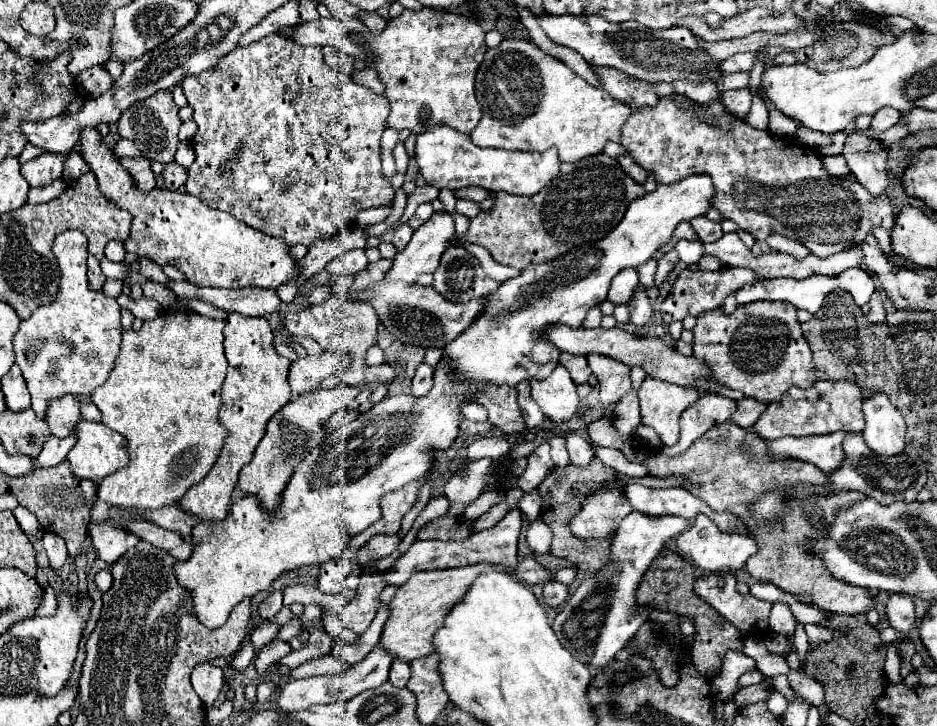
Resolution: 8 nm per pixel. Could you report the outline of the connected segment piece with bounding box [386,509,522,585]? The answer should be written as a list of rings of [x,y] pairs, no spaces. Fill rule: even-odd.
[[[512,509],[506,513],[506,517],[492,529],[472,533],[468,539],[462,543],[454,541],[420,541],[416,539],[410,549],[386,571],[386,583],[388,585],[402,585],[410,579],[410,575],[418,571],[430,571],[430,569],[450,569],[450,567],[466,567],[474,563],[502,563],[508,567],[516,565],[516,547],[518,547],[518,535],[522,529],[522,511]]]

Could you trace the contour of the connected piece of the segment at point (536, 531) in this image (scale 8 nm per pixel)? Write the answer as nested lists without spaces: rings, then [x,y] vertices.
[[[536,519],[528,525],[526,531],[526,541],[530,545],[530,549],[534,549],[536,553],[548,553],[550,545],[552,545],[552,529],[548,525],[542,523],[544,519]]]

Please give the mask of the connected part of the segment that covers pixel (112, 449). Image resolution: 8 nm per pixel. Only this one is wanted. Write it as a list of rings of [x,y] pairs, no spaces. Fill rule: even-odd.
[[[96,421],[78,423],[76,437],[78,437],[78,441],[72,447],[72,451],[68,453],[68,461],[70,461],[70,467],[74,469],[76,477],[100,481],[106,475],[110,475],[112,471],[118,471],[118,469],[122,469],[122,467],[126,467],[130,463],[128,441],[120,433],[116,433],[114,429],[104,427],[102,423],[96,423]]]

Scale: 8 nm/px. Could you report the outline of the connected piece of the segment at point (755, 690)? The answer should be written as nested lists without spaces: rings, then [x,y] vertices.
[[[758,683],[758,685],[750,685],[744,689],[738,689],[734,695],[734,703],[738,709],[750,705],[750,703],[758,703],[758,701],[766,701],[768,699],[768,691],[772,687],[768,683]]]

